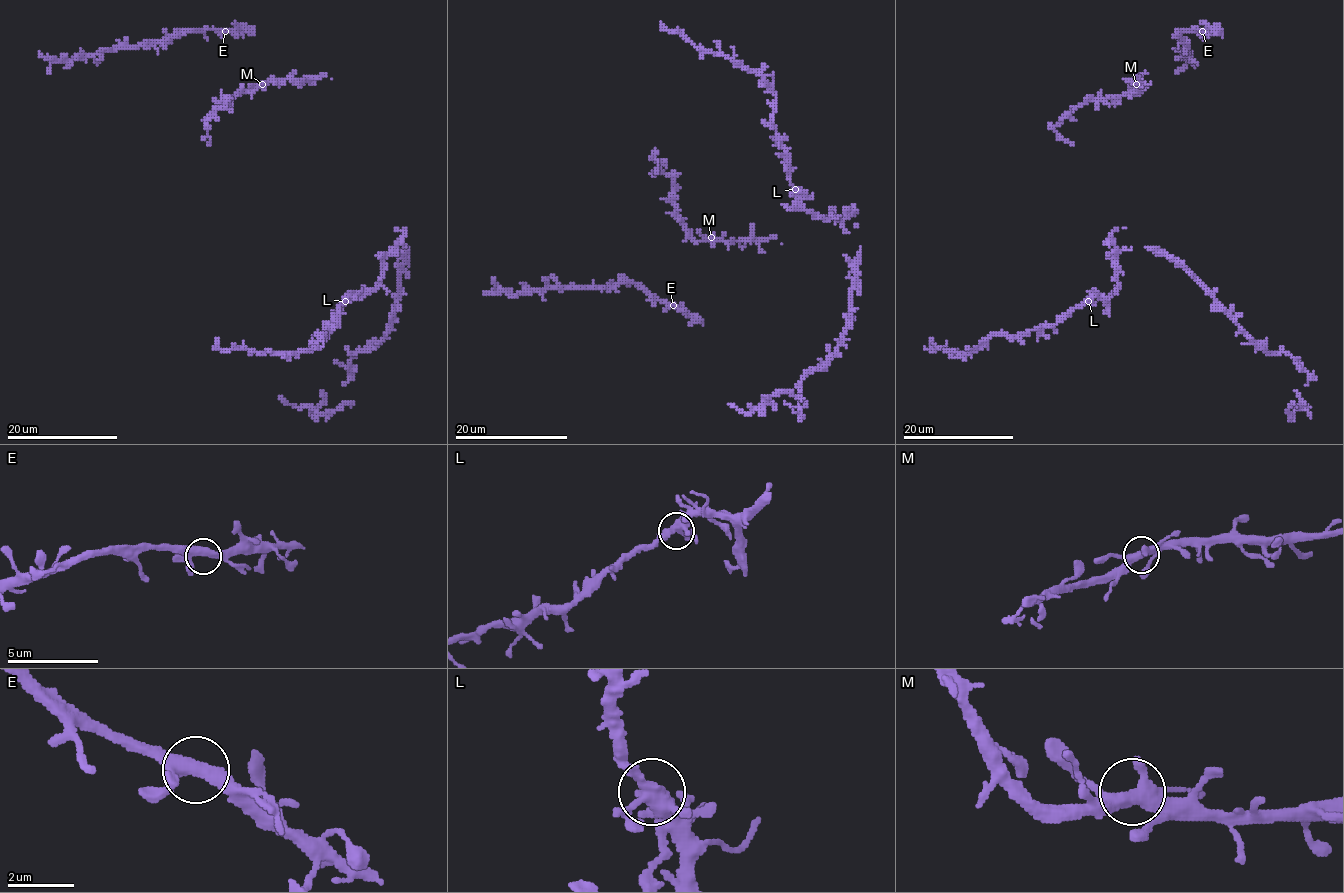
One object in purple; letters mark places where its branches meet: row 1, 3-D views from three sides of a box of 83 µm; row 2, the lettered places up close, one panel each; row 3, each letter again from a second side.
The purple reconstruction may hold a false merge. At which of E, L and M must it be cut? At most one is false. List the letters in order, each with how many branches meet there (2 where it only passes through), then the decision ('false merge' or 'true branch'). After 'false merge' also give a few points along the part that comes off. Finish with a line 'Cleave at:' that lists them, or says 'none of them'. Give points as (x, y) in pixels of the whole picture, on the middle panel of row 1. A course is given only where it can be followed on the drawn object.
E: 4 branches meet; true branch
L: 4 branches meet; true branch
M: 4 branches meet; true branch
Cleave at: none of them

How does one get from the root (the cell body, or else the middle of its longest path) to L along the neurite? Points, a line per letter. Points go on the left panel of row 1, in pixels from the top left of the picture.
L: (394, 228), (405, 231), (405, 235), (386, 256), (382, 279), (367, 292), (350, 296), (345, 302)

